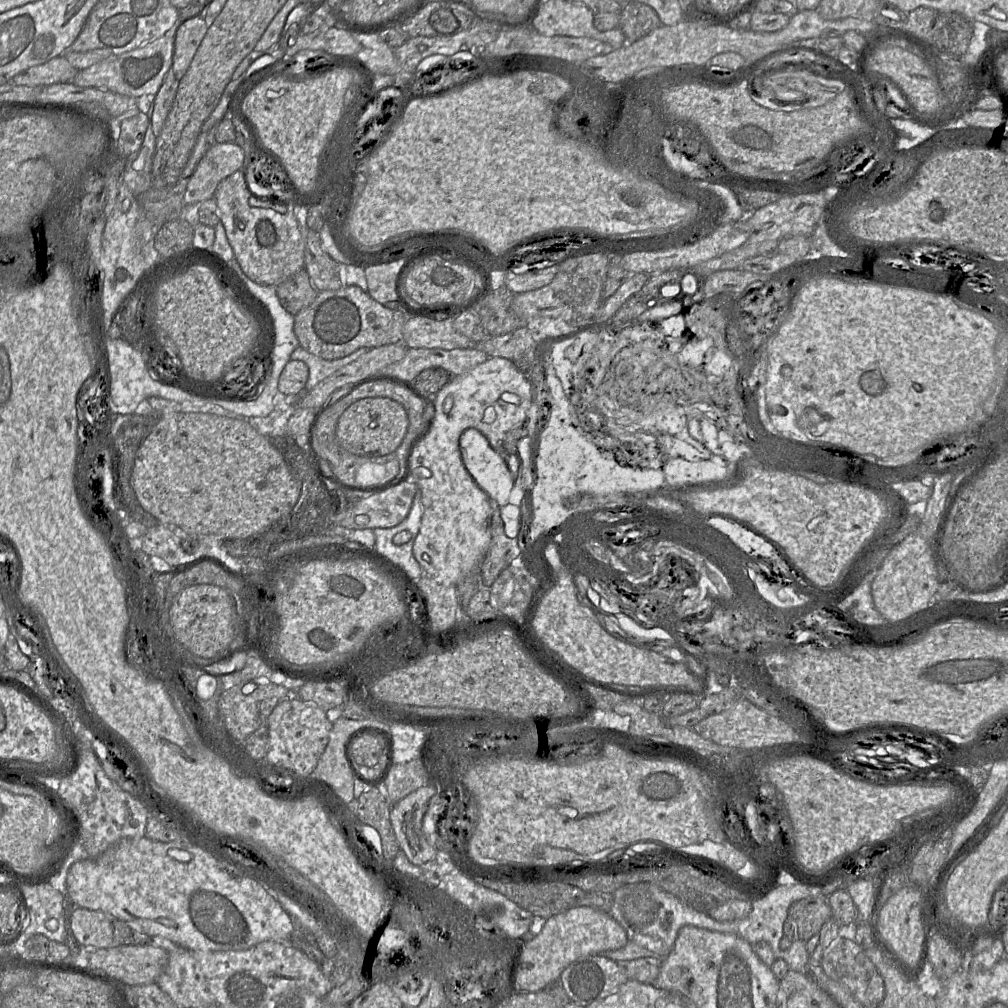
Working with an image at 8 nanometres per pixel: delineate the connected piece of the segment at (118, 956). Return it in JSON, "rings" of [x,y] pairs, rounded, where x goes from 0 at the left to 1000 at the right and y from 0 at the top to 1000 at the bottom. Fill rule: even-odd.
{"rings":[[[151,933],[149,936],[140,938],[119,938],[111,940],[100,940],[87,944],[87,960],[114,969],[126,977],[141,977],[155,975],[160,964],[164,960],[168,944],[175,938],[171,935]]]}

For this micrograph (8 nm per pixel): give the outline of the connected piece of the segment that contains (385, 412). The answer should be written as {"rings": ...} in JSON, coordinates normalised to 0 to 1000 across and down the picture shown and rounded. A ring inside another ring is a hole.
{"rings":[[[364,394],[352,398],[339,410],[332,431],[338,442],[347,449],[376,452],[394,446],[405,424],[406,415],[399,401],[385,394]]]}

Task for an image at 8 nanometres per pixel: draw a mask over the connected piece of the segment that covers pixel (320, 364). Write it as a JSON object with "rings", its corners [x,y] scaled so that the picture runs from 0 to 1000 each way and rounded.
{"rings":[[[299,343],[295,344],[289,351],[288,357],[301,358],[307,367],[306,377],[302,389],[310,387],[317,378],[330,371],[335,366],[353,357],[358,351],[367,345],[356,345],[347,352],[332,357],[323,357],[309,351]]]}

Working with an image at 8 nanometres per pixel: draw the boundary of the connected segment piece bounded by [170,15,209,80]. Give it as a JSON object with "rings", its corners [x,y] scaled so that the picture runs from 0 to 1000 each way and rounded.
{"rings":[[[194,16],[180,23],[173,38],[173,52],[170,69],[178,79],[186,71],[207,25],[200,16]]]}

